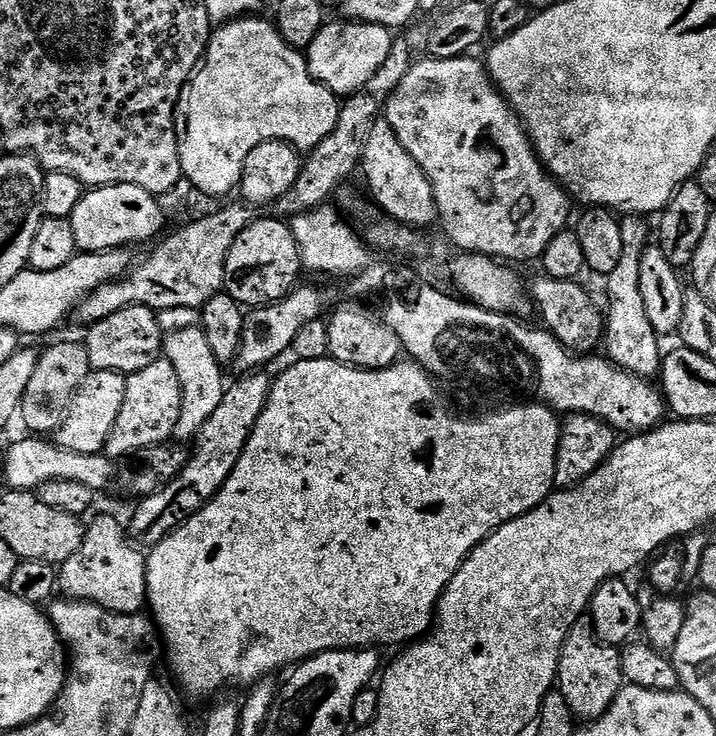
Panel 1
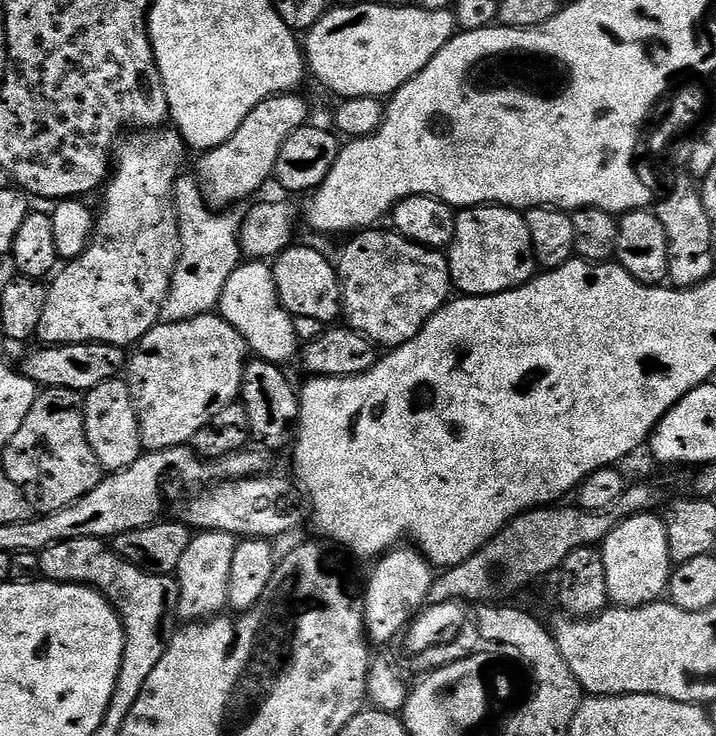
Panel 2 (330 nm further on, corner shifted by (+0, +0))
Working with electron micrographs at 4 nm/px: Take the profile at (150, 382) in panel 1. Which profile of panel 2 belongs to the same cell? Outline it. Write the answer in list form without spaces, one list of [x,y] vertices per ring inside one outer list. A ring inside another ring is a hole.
[[[219,314],[153,326],[126,360],[128,389],[140,423],[141,449],[157,452],[191,445],[194,434],[214,414],[240,400],[242,374],[249,356],[242,334]]]

